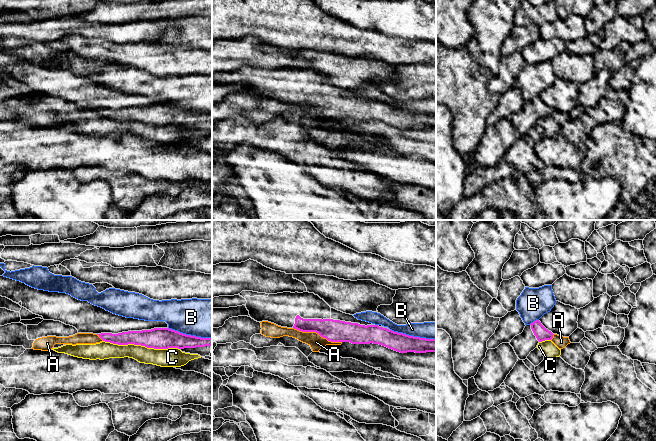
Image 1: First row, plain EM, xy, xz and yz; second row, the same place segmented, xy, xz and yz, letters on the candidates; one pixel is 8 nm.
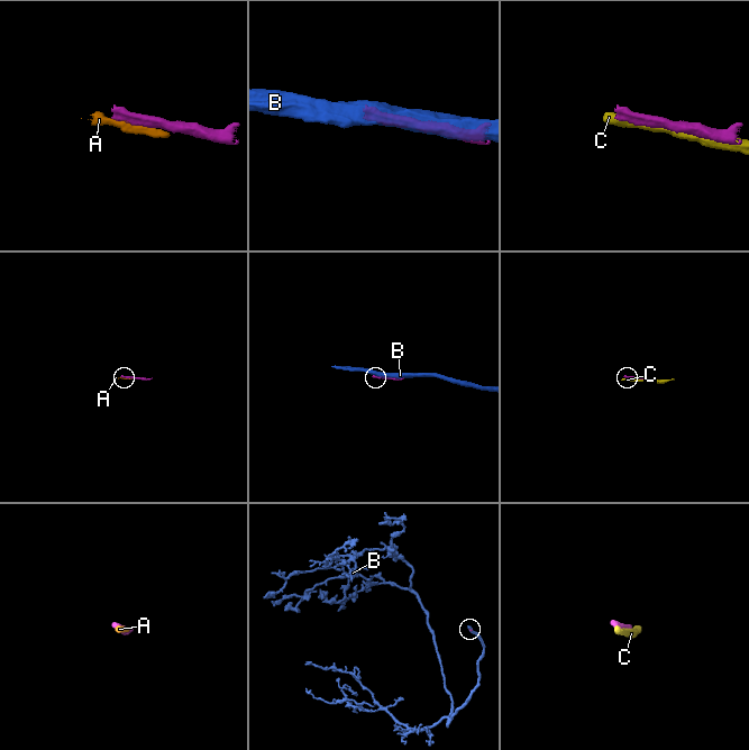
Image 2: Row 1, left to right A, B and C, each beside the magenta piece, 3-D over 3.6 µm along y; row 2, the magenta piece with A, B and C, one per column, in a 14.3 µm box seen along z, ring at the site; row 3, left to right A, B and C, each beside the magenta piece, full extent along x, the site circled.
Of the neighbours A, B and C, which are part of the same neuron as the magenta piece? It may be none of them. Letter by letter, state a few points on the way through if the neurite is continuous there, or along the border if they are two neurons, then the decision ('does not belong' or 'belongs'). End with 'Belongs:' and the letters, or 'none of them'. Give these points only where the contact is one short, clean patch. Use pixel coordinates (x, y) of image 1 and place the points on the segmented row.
A: does not belong
B: does not belong
C: does not belong
Belongs: none of them

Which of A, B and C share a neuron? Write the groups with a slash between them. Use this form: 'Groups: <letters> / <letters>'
Groups: A C / B

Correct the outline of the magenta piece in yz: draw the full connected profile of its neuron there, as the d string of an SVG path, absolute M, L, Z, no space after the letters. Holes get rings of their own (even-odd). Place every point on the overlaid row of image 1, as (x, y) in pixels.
M536 320L530 325L526 325L523 332L511 340L510 345L514 348L518 358L525 360L539 342L551 340L553 335L539 320Z

